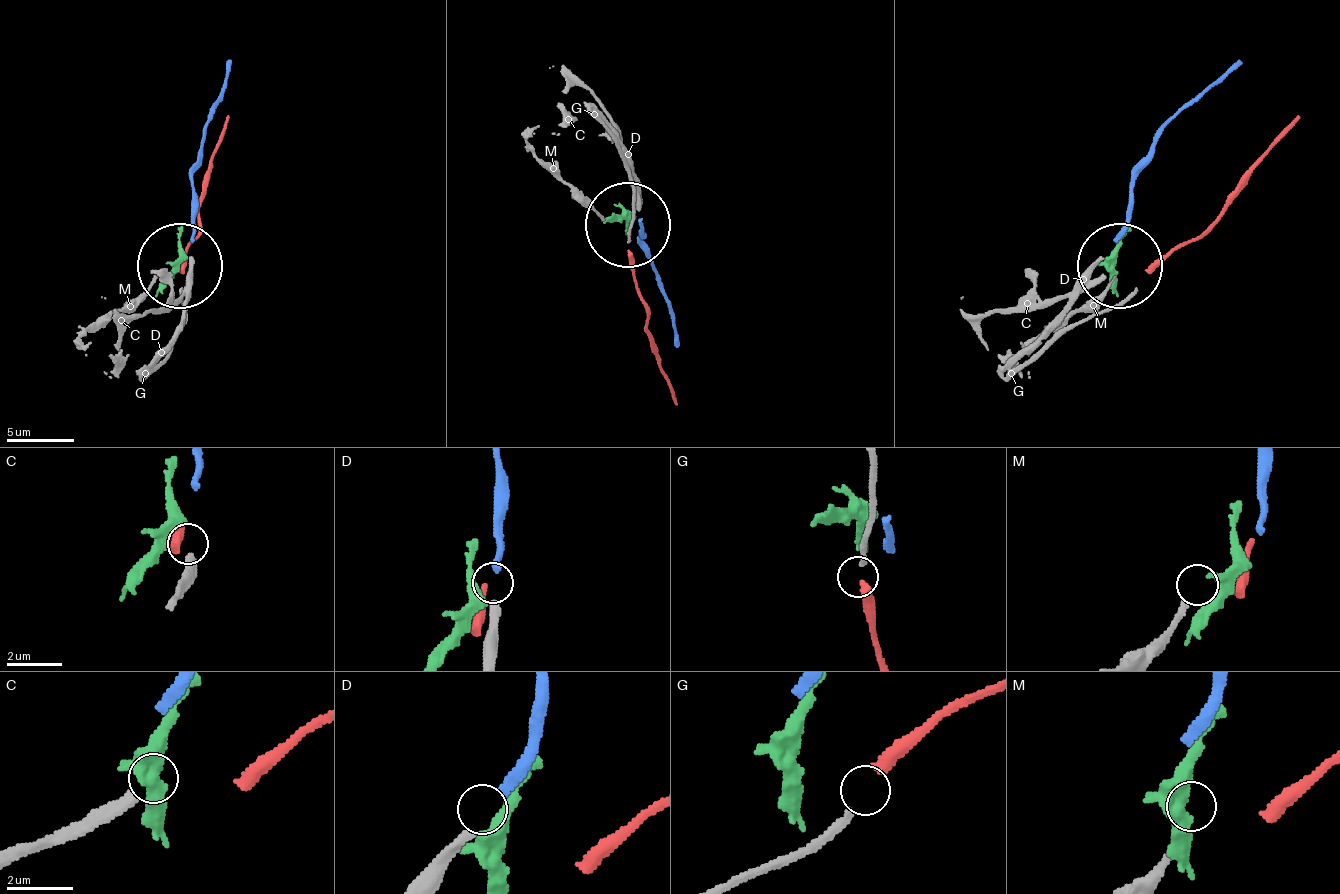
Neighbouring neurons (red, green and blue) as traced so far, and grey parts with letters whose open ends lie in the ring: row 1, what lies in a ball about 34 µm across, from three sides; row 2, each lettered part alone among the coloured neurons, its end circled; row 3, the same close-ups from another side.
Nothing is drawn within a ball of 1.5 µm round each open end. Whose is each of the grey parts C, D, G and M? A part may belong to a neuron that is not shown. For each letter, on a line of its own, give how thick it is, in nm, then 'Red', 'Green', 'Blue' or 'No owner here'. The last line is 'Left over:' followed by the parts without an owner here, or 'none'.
C: Thickness 360 nm. Green
D: Thickness 320 nm. Blue
G: Thickness 200 nm. Red
M: Thickness 200 nm. No owner here
Left over: M

